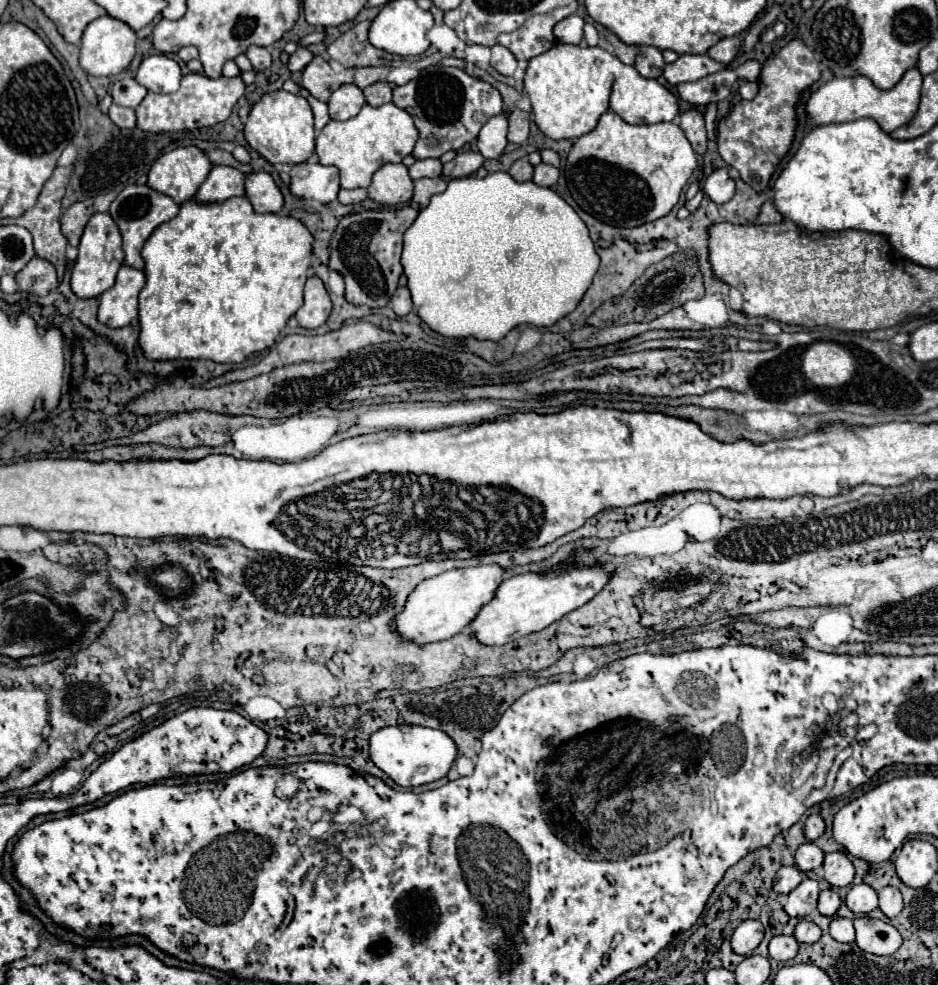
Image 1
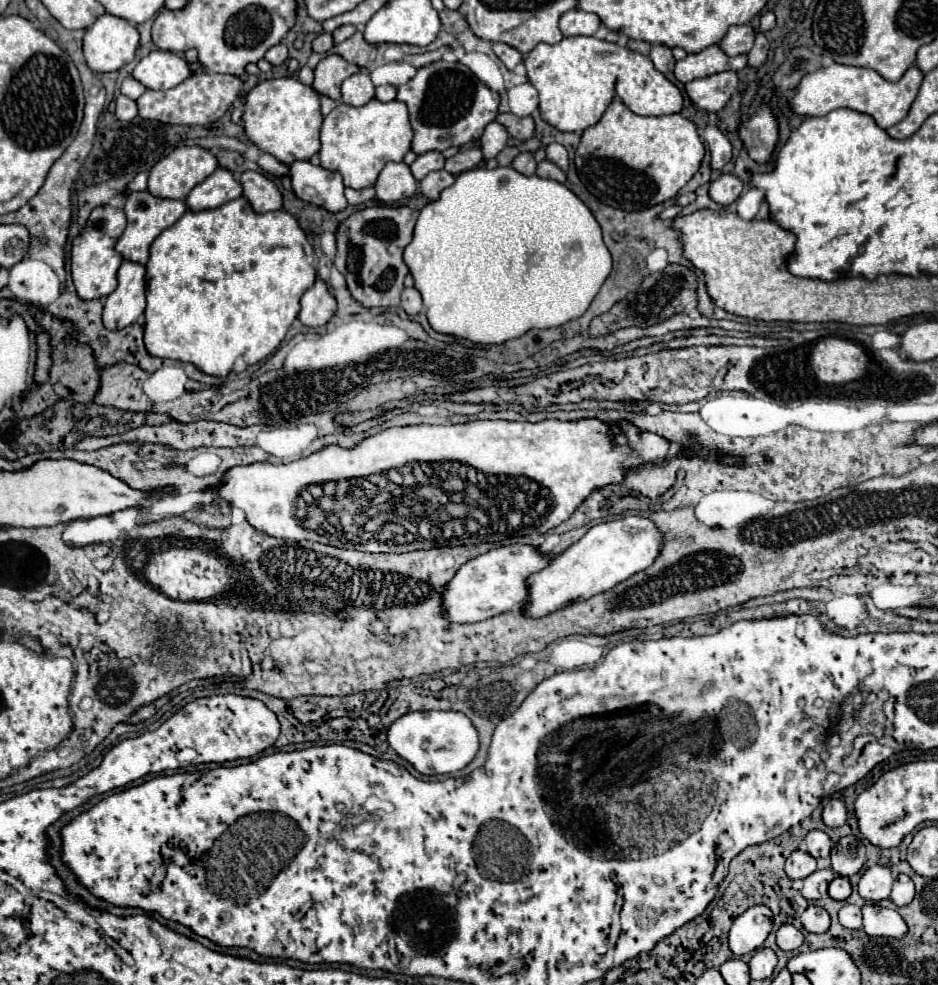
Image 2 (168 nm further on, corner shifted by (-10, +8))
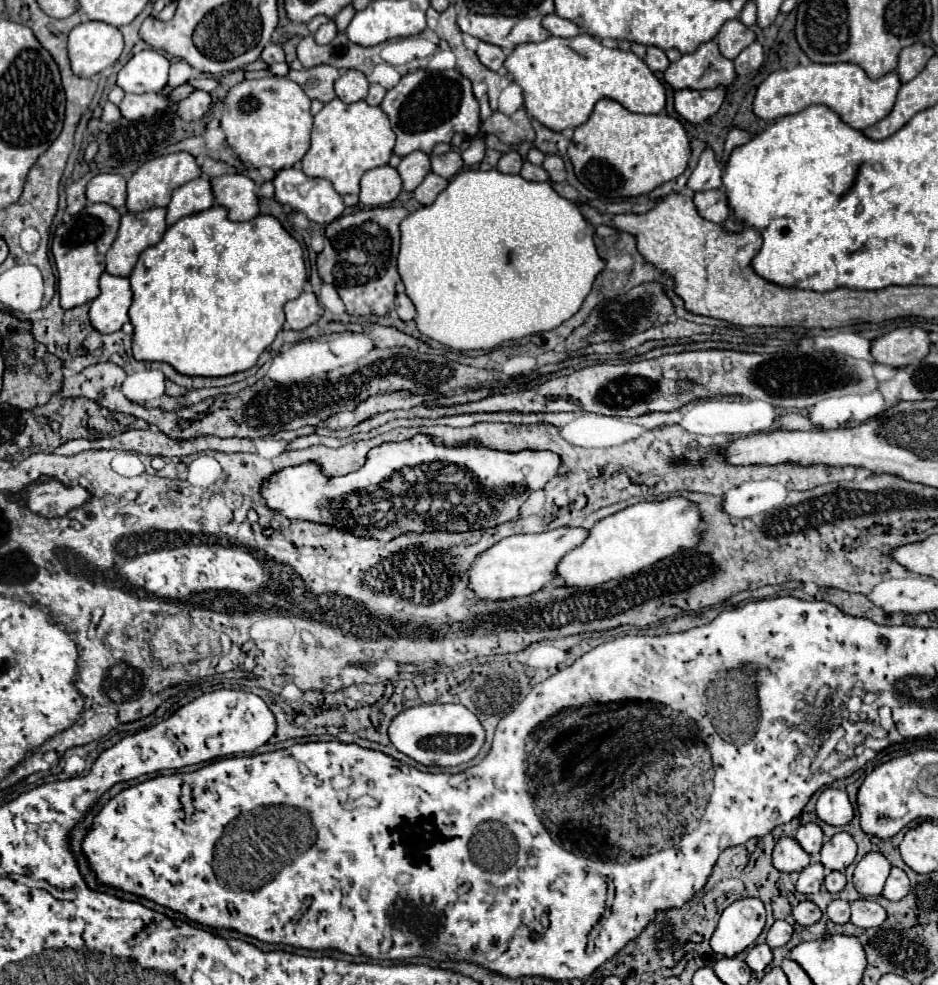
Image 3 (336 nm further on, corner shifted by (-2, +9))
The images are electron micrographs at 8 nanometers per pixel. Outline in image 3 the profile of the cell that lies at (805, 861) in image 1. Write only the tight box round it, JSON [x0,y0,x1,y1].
[796,824,822,854]

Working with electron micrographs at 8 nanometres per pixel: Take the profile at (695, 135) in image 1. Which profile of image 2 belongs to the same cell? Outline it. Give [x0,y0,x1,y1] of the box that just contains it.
[704,127,732,171]

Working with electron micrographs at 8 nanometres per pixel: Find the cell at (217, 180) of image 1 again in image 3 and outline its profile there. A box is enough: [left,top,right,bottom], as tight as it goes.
[166,178,216,226]

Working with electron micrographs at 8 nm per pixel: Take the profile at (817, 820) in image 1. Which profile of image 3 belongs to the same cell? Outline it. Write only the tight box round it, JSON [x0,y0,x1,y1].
[816,788,854,826]

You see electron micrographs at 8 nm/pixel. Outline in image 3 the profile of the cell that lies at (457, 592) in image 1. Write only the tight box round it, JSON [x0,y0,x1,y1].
[468,528,588,600]

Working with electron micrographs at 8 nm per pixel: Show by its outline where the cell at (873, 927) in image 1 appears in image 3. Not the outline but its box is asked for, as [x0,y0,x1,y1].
[852,900,886,928]

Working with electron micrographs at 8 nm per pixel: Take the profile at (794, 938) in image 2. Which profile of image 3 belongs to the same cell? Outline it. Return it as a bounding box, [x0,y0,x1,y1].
[766,920,792,948]

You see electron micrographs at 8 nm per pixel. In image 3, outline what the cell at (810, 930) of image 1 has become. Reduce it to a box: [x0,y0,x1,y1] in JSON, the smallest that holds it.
[792,900,822,926]

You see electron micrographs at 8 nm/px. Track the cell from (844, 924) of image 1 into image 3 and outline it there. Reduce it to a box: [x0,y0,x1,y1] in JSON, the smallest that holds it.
[826,900,850,924]

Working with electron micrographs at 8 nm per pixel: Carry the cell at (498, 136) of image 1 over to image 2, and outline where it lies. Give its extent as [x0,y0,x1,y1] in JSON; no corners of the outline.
[480,121,508,161]

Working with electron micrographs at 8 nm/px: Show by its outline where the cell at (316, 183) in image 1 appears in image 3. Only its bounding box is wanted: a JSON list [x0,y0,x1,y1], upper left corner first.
[274,168,344,224]

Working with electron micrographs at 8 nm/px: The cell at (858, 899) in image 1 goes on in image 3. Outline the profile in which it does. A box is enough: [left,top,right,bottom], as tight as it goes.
[854,852,890,898]

